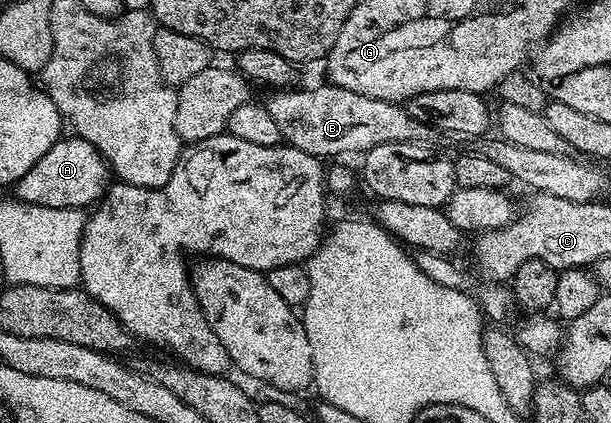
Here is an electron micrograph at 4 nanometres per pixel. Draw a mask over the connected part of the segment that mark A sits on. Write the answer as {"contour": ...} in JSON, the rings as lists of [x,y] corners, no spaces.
{"contour":[[[66,135],[48,147],[48,151],[44,151],[44,155],[40,155],[32,167],[28,167],[28,171],[16,183],[16,197],[19,201],[40,207],[82,209],[93,206],[105,194],[111,177],[112,170],[99,149],[80,136]]]}

